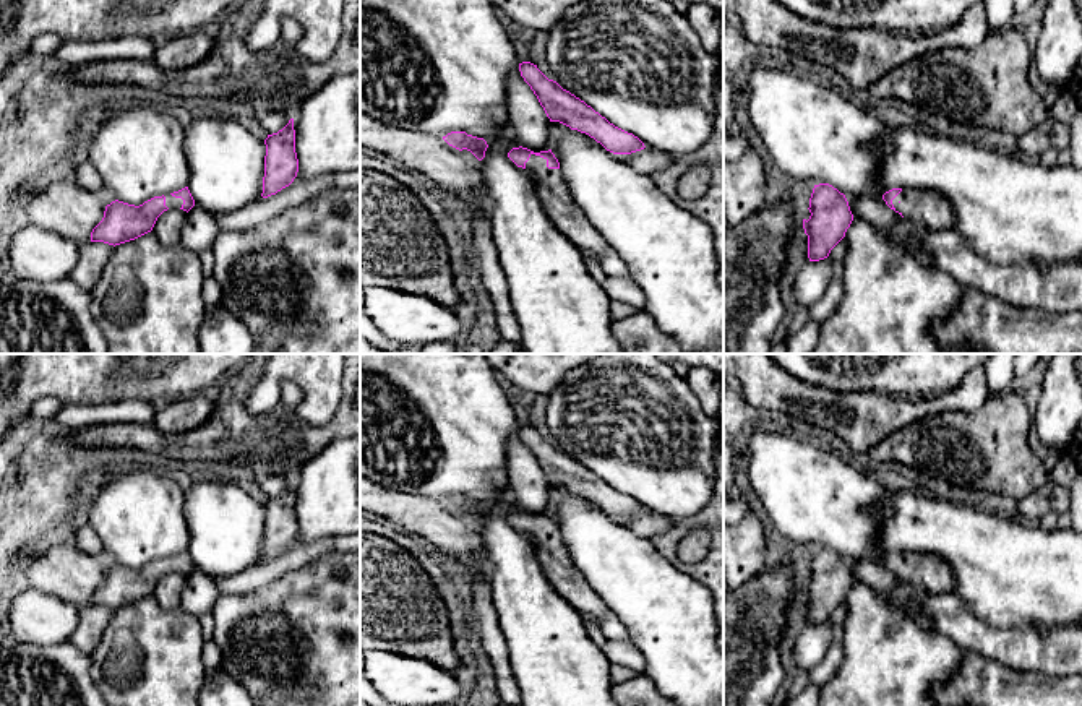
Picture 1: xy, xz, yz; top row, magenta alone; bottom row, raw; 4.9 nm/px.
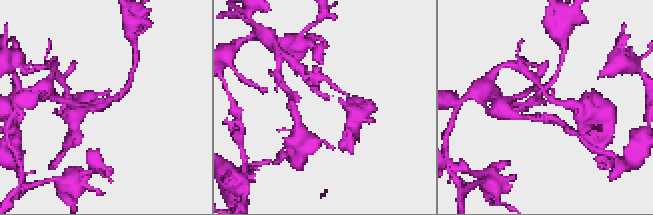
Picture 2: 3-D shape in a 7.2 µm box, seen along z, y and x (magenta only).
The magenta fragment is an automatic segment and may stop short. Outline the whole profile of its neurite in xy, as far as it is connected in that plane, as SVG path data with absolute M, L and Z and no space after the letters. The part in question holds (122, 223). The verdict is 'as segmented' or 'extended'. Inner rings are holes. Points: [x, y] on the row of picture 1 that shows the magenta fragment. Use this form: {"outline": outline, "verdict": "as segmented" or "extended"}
{"outline": "M188 187L170 195L154 196L140 206L112 201L105 206L102 221L92 229L91 242L120 245L152 230L157 217L172 208L190 211L195 200Z", "verdict": "extended"}

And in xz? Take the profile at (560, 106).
{"outline": "M522 62L519 71L550 122L560 122L571 130L589 135L613 154L631 154L646 148L638 136L615 127L584 101L548 80L537 65Z", "verdict": "as segmented"}

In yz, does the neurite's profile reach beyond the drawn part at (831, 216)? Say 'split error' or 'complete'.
complete

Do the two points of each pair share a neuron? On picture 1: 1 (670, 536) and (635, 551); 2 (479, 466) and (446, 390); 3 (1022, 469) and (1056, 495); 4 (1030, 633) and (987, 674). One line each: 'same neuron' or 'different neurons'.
1: different neurons
2: same neuron
3: different neurons
4: different neurons

